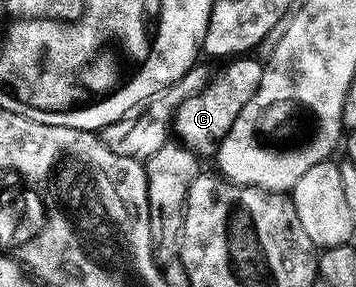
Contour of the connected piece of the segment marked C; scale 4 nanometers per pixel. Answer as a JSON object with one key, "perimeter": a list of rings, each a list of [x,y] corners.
{"perimeter":[[[234,57],[218,76],[211,78],[202,90],[188,97],[174,112],[172,118],[172,131],[191,151],[204,157],[213,152],[221,143],[222,138],[232,129],[232,121],[240,117],[240,109],[252,101],[256,89],[260,85],[263,64],[257,63],[254,57]]]}

